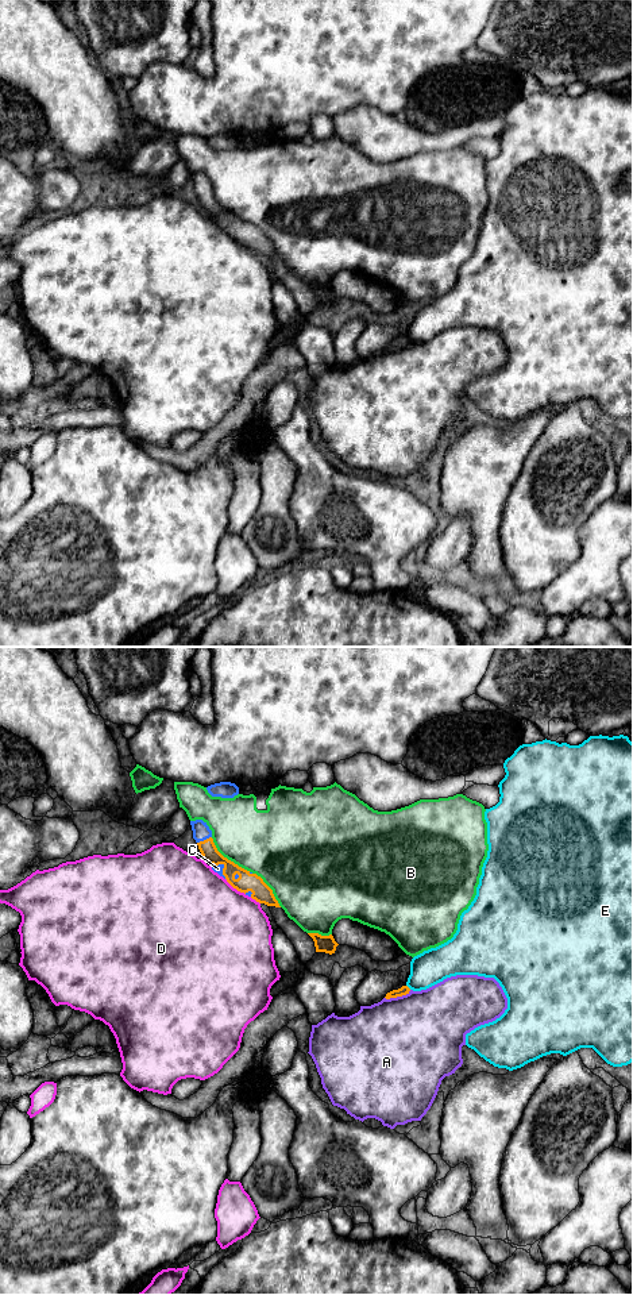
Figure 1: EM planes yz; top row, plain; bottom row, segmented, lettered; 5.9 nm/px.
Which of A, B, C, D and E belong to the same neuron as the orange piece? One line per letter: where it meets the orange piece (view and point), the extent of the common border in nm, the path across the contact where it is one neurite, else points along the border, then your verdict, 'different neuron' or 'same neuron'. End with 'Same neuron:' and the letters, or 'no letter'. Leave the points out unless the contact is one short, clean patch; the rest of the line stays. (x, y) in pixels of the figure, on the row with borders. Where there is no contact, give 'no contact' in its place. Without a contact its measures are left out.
A: contact yz (397, 995); length 170 nm; different neuron
B: contact yz (227, 859); length 320 nm; different neuron
C: contact yz (224, 866); length 140 nm; same neuron
D: contact yz (235, 887); length 160 nm; border yz (226, 878), (244, 894); different neuron
E: contact yz (408, 987); length 40 nm; border yz (406, 985), (410, 989); different neuron
Same neuron: C

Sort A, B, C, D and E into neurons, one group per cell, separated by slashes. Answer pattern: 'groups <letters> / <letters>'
groups A / B / C / D / E

